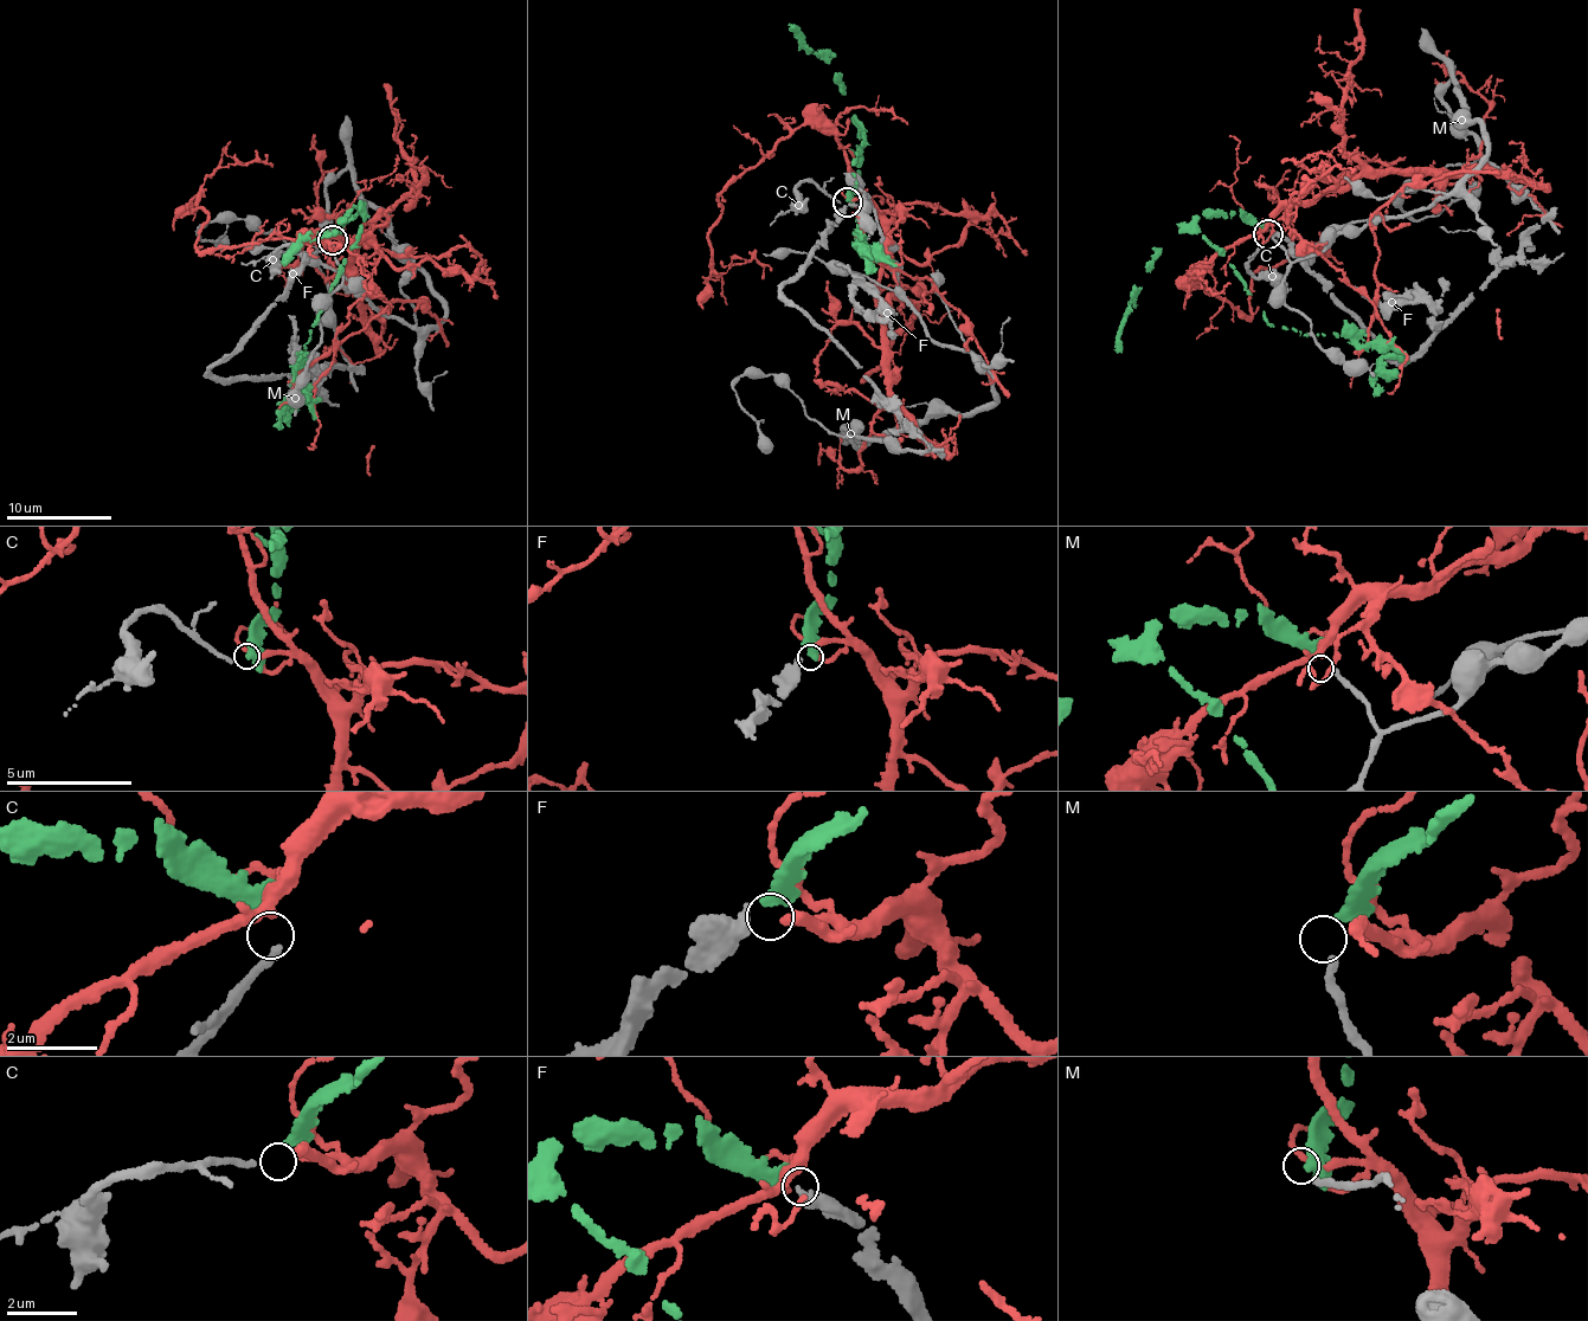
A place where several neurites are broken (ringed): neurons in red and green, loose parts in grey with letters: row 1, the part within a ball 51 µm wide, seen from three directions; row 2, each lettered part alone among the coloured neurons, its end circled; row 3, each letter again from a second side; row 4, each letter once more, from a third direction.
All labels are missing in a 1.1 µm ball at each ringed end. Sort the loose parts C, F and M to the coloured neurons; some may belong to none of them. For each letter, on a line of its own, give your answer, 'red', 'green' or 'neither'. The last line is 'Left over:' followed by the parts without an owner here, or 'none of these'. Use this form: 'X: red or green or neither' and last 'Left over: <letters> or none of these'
C: red
F: green
M: neither
Left over: M

